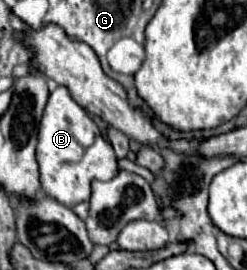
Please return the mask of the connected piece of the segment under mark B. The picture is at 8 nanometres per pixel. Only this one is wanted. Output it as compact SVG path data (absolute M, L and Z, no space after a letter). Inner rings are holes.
M61 85L49 93L49 101L39 123L37 163L43 191L65 207L89 201L89 185L93 179L109 181L119 173L117 157L111 143L103 139L89 113L69 95L67 87Z

